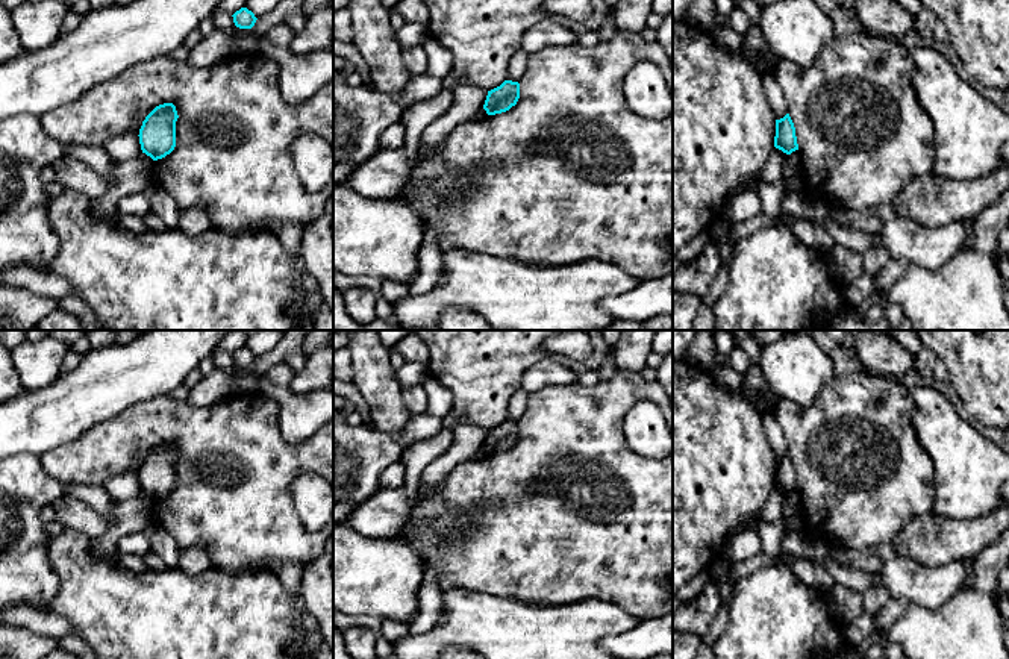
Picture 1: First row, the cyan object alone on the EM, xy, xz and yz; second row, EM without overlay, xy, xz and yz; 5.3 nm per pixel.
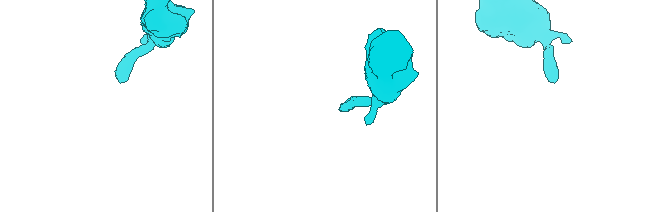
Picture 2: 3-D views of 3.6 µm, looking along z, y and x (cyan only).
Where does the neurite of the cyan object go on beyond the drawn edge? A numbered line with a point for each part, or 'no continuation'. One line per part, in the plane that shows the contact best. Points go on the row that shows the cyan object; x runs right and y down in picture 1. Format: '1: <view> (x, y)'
no continuation

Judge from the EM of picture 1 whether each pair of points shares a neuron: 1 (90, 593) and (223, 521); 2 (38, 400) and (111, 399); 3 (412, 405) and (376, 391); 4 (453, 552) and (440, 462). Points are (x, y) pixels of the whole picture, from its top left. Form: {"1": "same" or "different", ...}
{"1": "different", "2": "same", "3": "different", "4": "different"}

